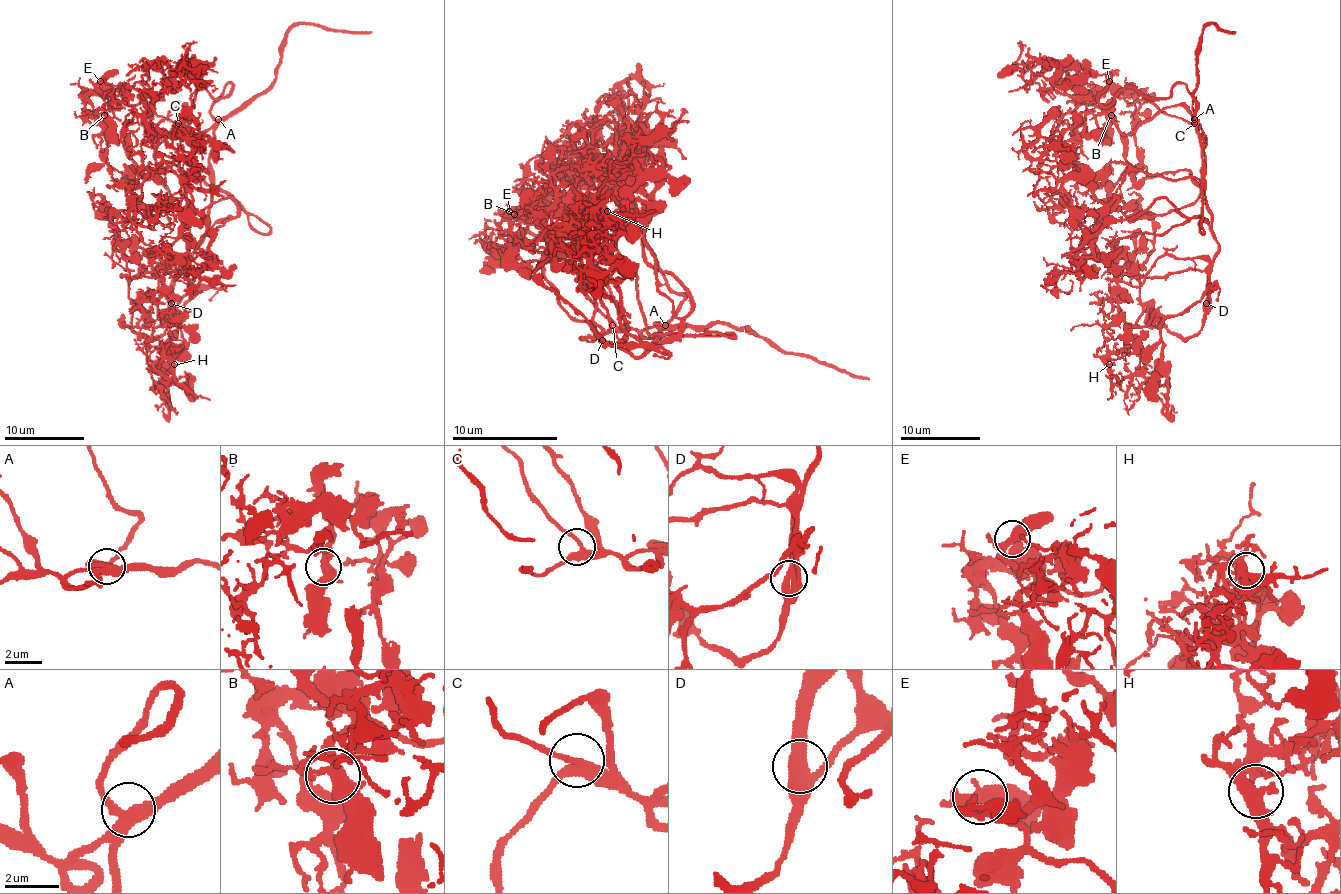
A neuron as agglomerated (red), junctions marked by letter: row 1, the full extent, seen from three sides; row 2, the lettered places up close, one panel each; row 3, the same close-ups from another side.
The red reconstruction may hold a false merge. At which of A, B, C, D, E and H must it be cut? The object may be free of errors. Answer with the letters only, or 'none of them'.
none of them

